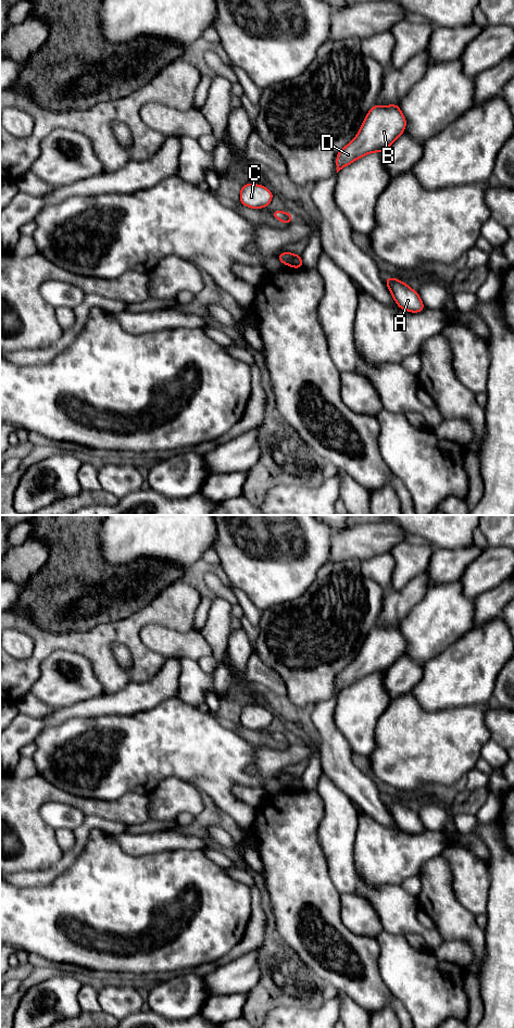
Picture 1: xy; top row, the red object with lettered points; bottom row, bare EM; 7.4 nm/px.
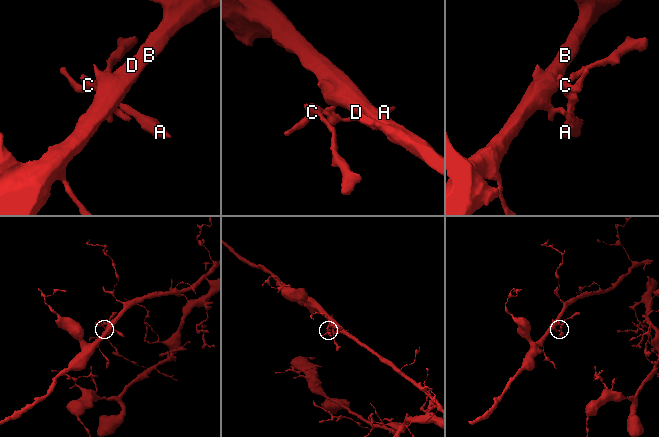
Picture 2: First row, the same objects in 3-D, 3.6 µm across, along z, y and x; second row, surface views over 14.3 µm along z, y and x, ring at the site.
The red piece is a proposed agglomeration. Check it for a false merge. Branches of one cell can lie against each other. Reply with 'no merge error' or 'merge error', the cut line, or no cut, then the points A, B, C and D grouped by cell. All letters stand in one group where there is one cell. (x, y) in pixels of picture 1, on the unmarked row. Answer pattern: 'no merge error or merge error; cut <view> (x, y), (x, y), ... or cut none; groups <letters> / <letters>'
merge error; cut xy (298, 776), (287, 786); groups A C / B D

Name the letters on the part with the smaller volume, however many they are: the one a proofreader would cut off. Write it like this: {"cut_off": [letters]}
{"cut_off": ["A", "C"]}

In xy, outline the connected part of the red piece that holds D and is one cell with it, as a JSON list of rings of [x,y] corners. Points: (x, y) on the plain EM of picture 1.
[[[399,625],[375,626],[365,638],[354,661],[338,673],[337,694],[368,675],[384,674],[404,654],[405,649],[406,641]]]

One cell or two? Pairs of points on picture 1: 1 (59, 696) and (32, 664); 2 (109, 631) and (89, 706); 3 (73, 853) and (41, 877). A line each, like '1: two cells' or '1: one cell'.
1: two cells
2: two cells
3: one cell

